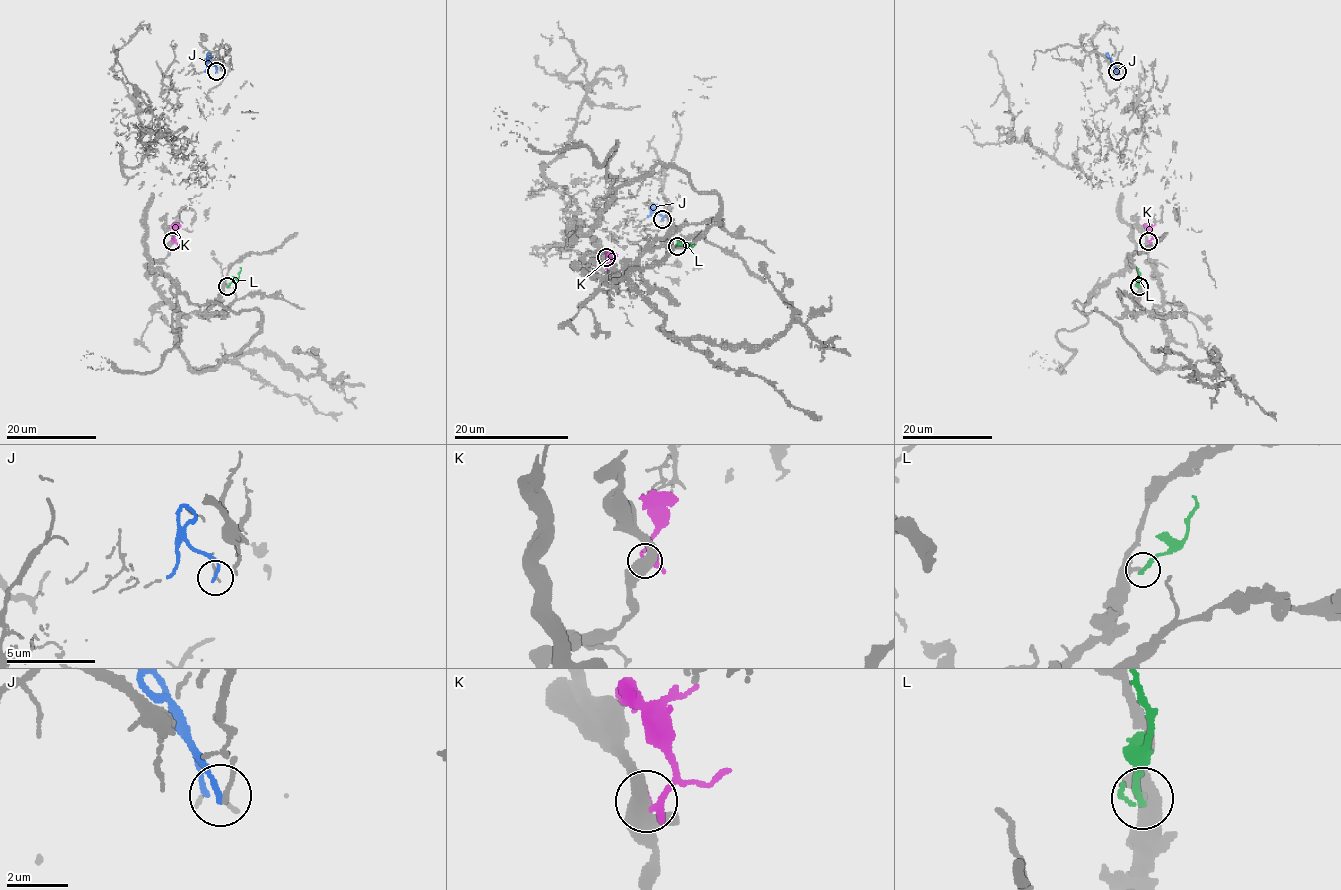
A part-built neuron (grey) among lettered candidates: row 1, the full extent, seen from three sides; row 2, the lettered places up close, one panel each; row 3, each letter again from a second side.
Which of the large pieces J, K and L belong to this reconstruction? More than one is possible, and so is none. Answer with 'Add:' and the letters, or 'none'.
Add: none

